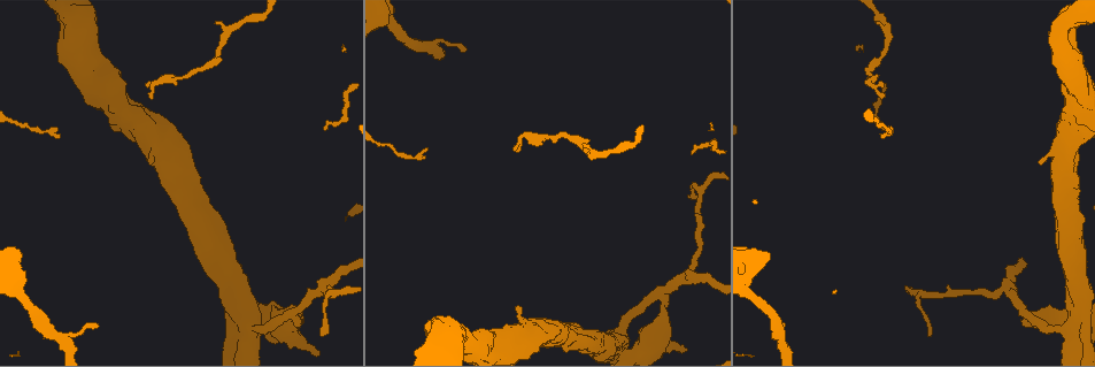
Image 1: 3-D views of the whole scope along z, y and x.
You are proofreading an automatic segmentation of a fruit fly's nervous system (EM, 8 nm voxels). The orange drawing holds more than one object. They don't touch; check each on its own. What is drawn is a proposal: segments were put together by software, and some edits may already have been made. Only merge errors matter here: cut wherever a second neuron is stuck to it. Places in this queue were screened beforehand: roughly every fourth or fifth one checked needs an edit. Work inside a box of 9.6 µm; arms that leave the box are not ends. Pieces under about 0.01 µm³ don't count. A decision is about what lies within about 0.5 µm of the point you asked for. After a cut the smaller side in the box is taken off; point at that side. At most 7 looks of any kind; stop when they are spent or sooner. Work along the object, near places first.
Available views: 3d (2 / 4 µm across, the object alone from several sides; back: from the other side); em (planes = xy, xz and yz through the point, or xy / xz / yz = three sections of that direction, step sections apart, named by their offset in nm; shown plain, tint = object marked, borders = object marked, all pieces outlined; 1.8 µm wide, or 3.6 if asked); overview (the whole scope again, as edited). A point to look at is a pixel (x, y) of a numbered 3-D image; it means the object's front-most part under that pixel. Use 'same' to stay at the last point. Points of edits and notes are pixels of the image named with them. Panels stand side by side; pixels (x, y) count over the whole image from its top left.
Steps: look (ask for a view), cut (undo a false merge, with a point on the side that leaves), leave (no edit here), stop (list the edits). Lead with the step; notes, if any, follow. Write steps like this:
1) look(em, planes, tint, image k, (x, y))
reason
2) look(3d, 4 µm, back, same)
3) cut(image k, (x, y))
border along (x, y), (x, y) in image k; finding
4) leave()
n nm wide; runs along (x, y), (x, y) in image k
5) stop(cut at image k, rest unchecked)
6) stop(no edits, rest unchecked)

look(em, 3.6 µm, planes, tint, image 1, (74, 23))
thick turns thin

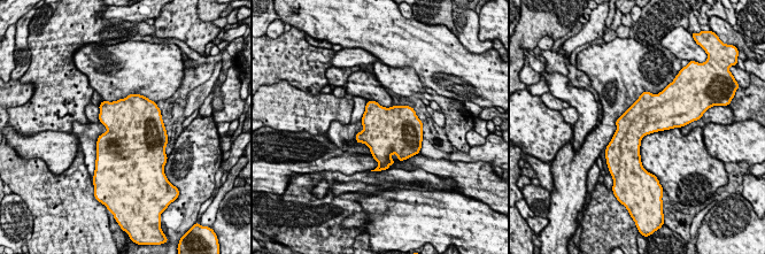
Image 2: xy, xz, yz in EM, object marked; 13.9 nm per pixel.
leave()
one neuron here

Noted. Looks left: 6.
look(3d, 2 µm, image 1, (179, 77))
a narrow waist

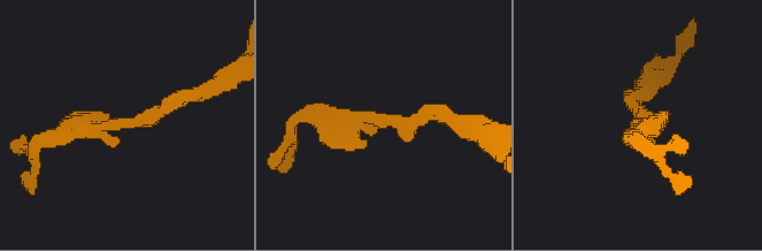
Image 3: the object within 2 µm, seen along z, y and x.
look(em, planes, tint, image 3, (121, 120))
now the EM

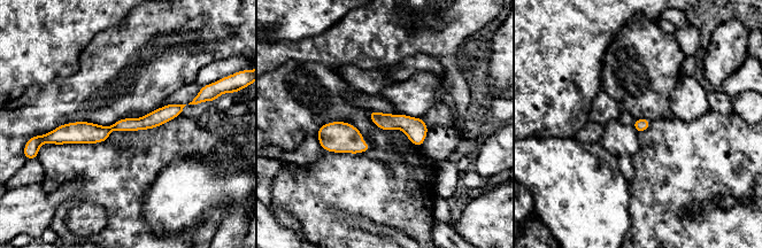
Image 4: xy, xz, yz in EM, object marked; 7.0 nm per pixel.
leave()
runs along (179, 107), (102, 133), (60, 134) in image 4; continuous, no second neuron

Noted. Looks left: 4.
look(em, xz, step 4, tint, image 1, (426, 46))

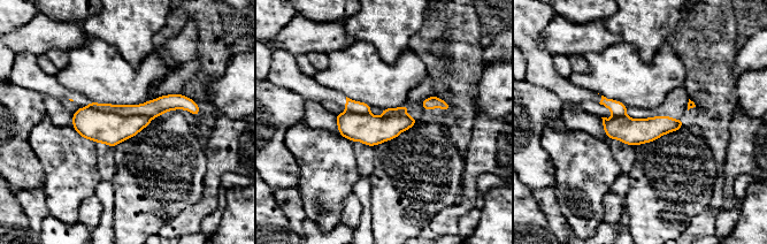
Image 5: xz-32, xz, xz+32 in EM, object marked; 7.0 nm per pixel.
cut(image 5, (153, 108))
a second neuron is stuck on

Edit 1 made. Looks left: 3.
stop(cut at image 5, rest unchecked)

